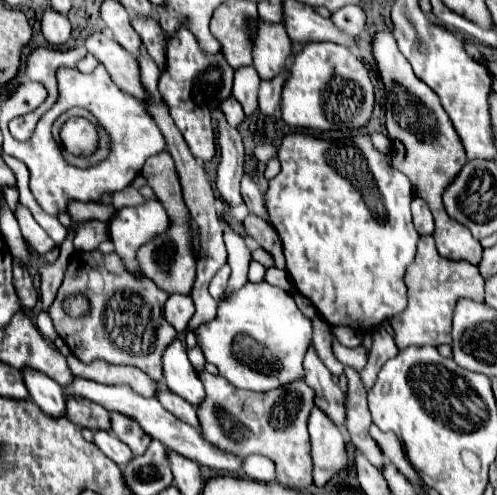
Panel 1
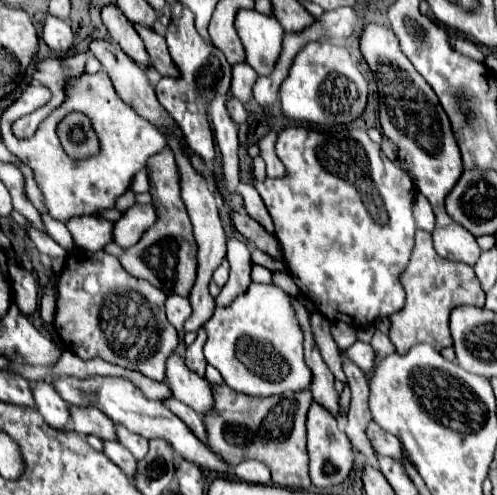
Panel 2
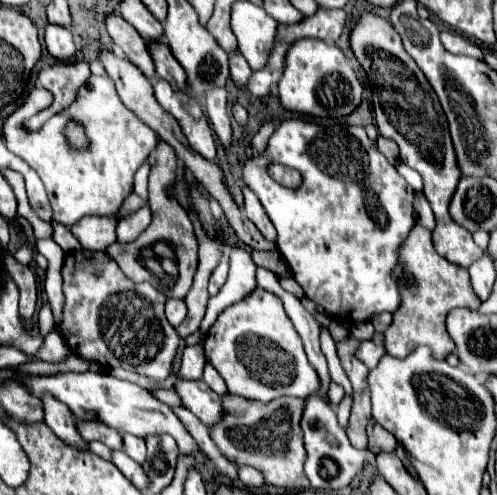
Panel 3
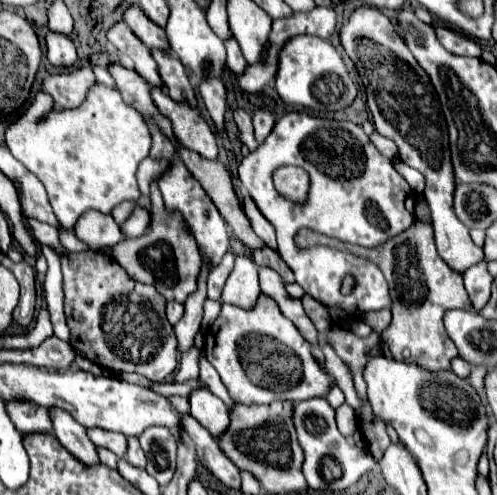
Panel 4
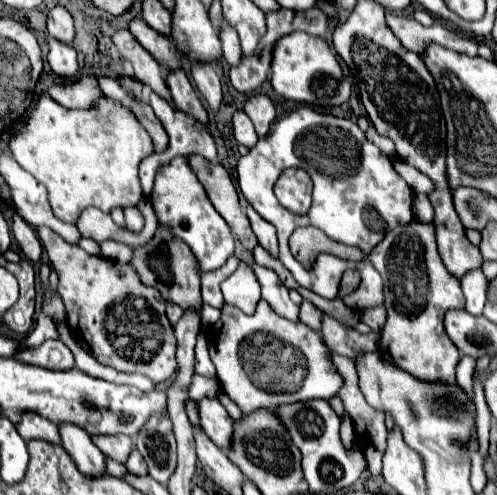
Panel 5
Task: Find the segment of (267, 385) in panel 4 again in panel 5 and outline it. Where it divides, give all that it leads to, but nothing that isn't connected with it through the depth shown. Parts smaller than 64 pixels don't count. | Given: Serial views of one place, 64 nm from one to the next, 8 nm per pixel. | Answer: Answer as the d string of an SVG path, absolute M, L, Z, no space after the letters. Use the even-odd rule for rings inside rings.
M264 300L252 316L234 306L222 308L222 318L208 332L208 350L224 392L244 414L258 408L292 404L312 398L332 398L342 378L328 360L328 348L306 324L278 316ZM296 348L298 352L292 352Z

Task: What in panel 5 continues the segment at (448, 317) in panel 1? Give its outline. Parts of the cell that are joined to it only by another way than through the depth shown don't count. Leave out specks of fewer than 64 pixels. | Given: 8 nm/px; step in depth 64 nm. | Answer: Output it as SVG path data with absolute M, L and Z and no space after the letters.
M412 220L408 226L394 228L368 254L368 260L384 278L388 320L380 332L380 354L418 378L454 382L454 368L460 360L460 352L444 332L442 318L450 308L464 308L464 294L460 280L442 264L436 250L434 226Z

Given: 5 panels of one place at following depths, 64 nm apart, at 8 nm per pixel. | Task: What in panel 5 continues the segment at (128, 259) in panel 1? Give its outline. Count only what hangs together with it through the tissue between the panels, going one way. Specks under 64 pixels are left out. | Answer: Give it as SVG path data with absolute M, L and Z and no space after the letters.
M130 206L124 210L126 216L126 230L130 232L140 232L144 228L144 216L136 206Z

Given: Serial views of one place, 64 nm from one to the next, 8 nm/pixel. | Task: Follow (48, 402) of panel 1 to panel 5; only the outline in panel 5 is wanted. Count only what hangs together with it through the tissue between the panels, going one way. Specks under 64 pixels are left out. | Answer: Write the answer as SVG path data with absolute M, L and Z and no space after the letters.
M62 422L62 424L58 424L58 432L62 438L64 450L72 456L72 460L76 462L76 466L80 468L82 474L100 476L106 472L104 454L94 446L88 432L84 432L84 428L80 428L72 422Z

